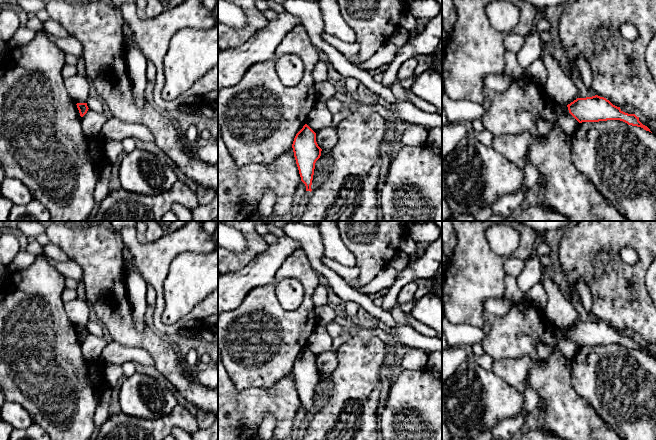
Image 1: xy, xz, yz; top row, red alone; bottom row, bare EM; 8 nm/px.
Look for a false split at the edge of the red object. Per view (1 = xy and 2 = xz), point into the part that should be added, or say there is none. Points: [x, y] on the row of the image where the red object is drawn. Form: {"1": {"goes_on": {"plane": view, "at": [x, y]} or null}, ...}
{"1": {"goes_on": null}, "2": {"goes_on": null}}

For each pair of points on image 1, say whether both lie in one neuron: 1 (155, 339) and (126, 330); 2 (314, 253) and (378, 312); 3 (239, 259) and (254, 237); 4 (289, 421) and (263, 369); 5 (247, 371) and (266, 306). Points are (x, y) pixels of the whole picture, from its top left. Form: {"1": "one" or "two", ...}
{"1": "one", "2": "one", "3": "one", "4": "two", "5": "one"}

